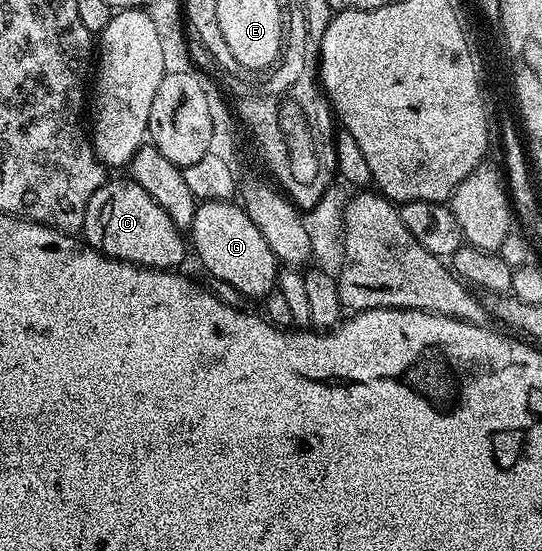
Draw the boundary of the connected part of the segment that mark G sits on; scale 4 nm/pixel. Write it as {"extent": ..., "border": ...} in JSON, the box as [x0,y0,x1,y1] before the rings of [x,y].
{"extent":[190,201,278,300],"border":[[[235,201],[227,202],[200,202],[194,212],[194,220],[190,227],[190,246],[196,249],[196,254],[200,257],[200,262],[217,278],[220,282],[225,282],[228,286],[233,286],[240,294],[245,294],[248,298],[263,300],[270,291],[278,286],[278,260],[274,252],[270,252],[270,244],[258,232],[254,220],[244,211],[243,205]]]}

